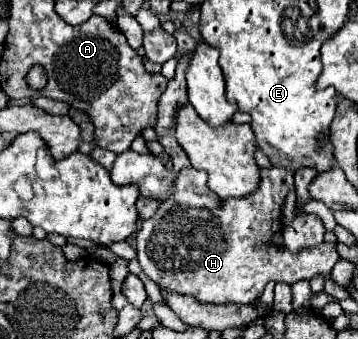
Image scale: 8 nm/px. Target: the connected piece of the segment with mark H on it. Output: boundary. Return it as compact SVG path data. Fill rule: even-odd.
M186 167L176 177L176 193L170 195L156 211L154 217L142 223L136 233L138 263L148 279L158 283L160 289L170 289L174 293L186 293L202 303L224 305L224 303L254 303L268 281L296 283L300 279L310 281L314 275L322 273L330 279L334 263L340 259L336 245L318 245L300 253L288 253L282 243L282 205L288 189L294 187L294 173L282 167L262 169L260 187L242 199L222 201L206 187L206 171Z

